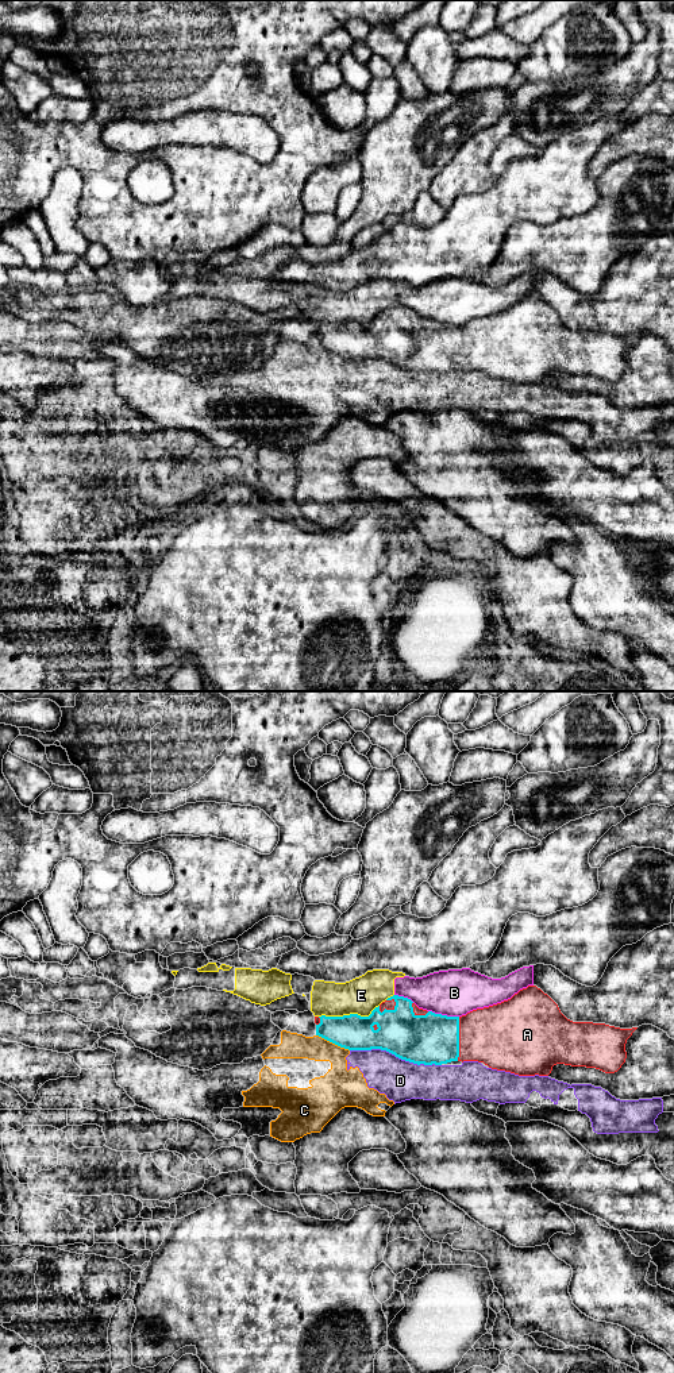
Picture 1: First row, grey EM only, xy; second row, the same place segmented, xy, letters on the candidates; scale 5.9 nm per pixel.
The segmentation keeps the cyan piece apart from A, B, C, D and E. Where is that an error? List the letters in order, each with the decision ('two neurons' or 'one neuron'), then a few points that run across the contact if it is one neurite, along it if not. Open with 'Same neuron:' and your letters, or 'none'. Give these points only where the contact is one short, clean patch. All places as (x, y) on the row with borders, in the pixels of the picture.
Same neuron: A
A: one neuron
B: two neurons
C: two neurons
D: two neurons
E: two neurons

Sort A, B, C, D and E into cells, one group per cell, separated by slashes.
A / B E / C D

